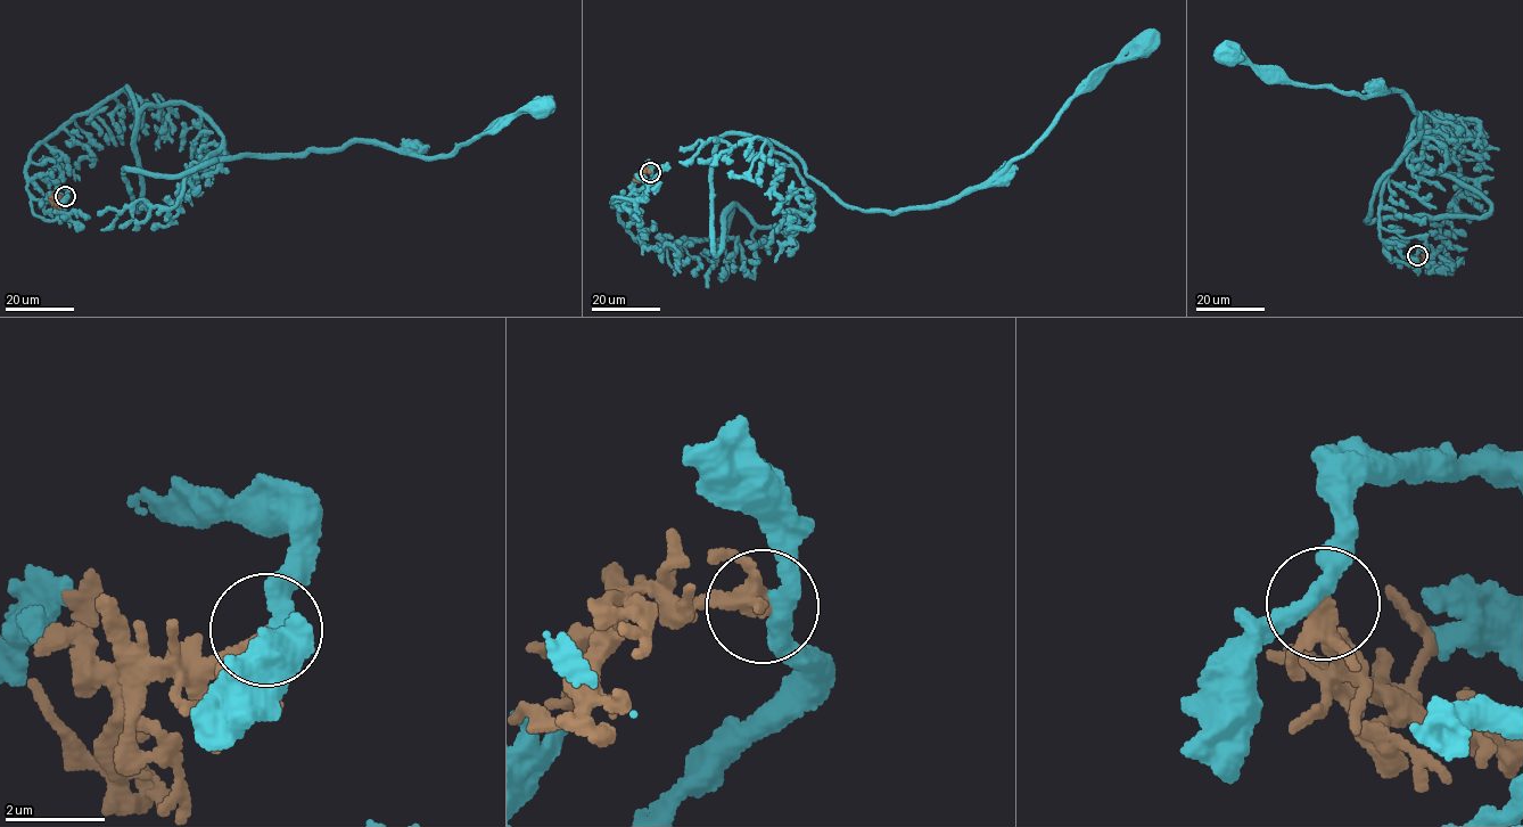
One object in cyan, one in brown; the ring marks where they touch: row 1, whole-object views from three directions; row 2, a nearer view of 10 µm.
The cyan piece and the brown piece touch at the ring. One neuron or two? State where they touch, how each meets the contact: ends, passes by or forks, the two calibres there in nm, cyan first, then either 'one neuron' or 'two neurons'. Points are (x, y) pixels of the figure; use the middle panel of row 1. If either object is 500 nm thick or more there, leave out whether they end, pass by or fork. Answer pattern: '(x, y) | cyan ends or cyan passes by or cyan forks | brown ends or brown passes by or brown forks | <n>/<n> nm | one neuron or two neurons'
(650, 172) | cyan passes by | brown forks | 340/240 nm | two neurons

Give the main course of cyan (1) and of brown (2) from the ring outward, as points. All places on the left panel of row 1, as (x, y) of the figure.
1: (66, 196), (32, 196), (31, 149), (124, 87), (138, 211), (122, 168), (364, 141), (447, 155), (541, 106)
2: (65, 196), (55, 204), (49, 199)

